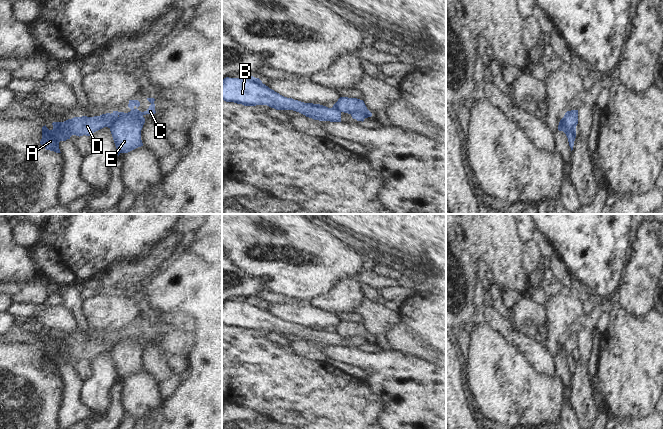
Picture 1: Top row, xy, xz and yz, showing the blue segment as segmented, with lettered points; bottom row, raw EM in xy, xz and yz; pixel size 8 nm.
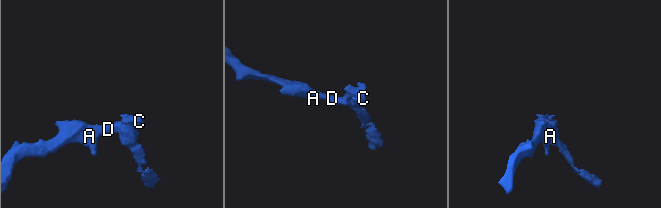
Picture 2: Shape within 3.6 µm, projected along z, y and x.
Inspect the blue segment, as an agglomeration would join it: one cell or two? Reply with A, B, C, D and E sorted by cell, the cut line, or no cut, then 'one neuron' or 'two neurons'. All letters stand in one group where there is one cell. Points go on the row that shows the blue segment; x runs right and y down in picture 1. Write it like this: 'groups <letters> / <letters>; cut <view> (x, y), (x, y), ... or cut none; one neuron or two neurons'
groups A B D / C E; cut yz (562, 118), (565, 126), (575, 133); two neurons

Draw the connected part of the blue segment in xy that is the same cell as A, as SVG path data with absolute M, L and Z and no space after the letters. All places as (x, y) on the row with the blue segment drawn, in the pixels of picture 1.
M106 113L94 117L74 117L64 122L53 122L53 129L49 130L46 125L42 127L42 139L40 144L46 150L61 153L59 149L59 142L70 139L72 135L76 136L90 136L94 132L108 127L111 129L115 117L113 113Z

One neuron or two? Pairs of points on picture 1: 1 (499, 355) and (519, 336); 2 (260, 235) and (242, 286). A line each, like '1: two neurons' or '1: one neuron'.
1: two neurons
2: two neurons

